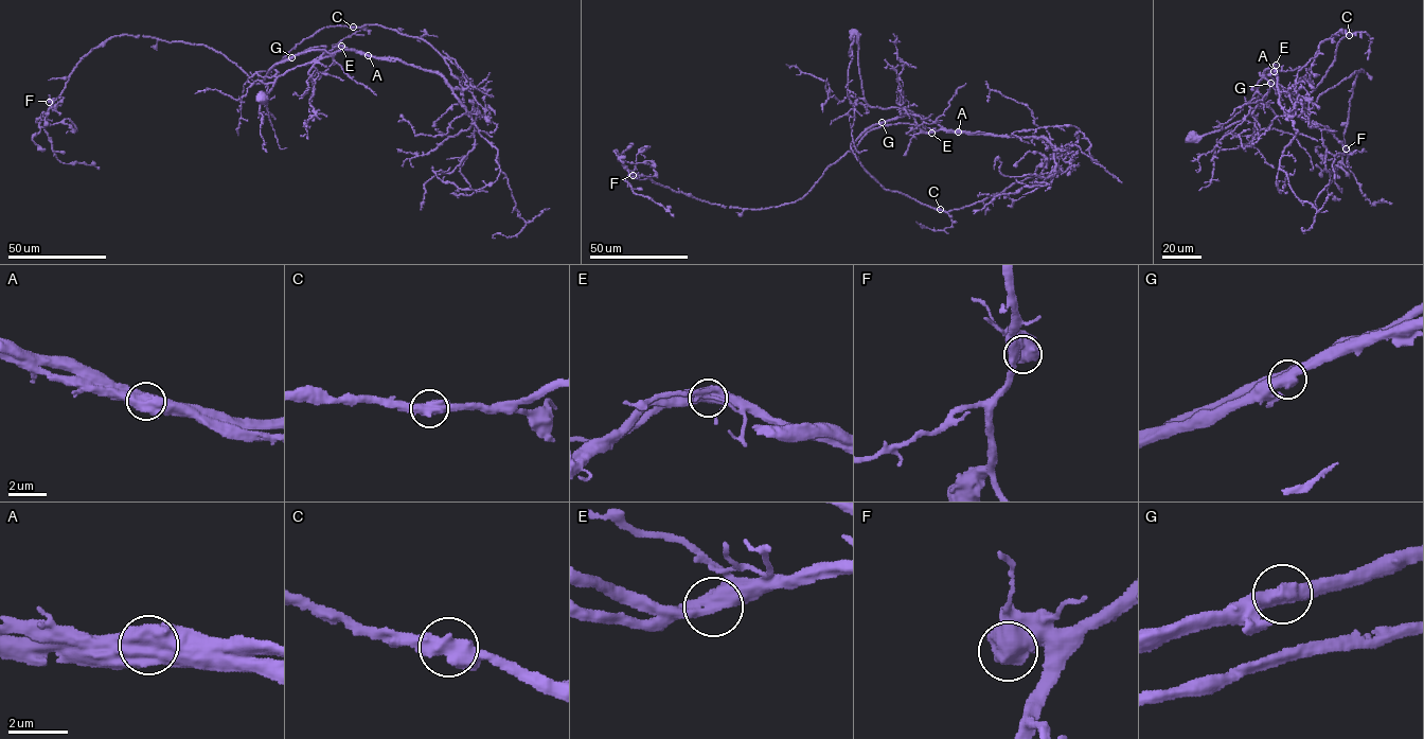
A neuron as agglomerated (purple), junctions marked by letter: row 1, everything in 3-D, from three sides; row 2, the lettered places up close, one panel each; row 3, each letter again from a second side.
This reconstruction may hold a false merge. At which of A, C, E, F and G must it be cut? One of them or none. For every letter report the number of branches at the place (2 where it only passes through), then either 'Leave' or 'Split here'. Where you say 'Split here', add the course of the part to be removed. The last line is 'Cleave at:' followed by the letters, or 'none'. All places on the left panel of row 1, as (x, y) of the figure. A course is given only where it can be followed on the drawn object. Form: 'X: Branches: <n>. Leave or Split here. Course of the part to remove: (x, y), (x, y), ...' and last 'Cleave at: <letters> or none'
A: Branches: 2. Split here. Course of the part to remove: (368, 55), (342, 47), (326, 52), (324, 46), (314, 47), (281, 62), (267, 73)
C: Branches: 2. Leave
E: Branches: 2. Leave
F: Branches: 1. Leave
G: Branches: 2. Leave
Cleave at: A

